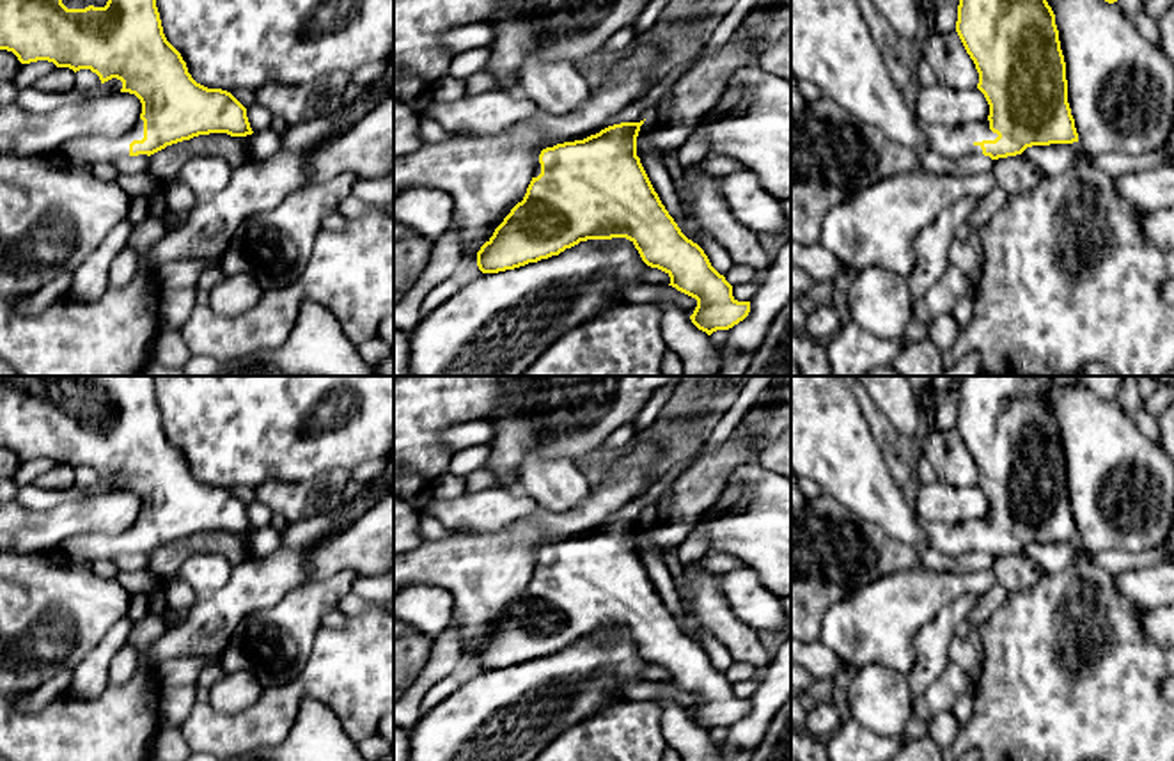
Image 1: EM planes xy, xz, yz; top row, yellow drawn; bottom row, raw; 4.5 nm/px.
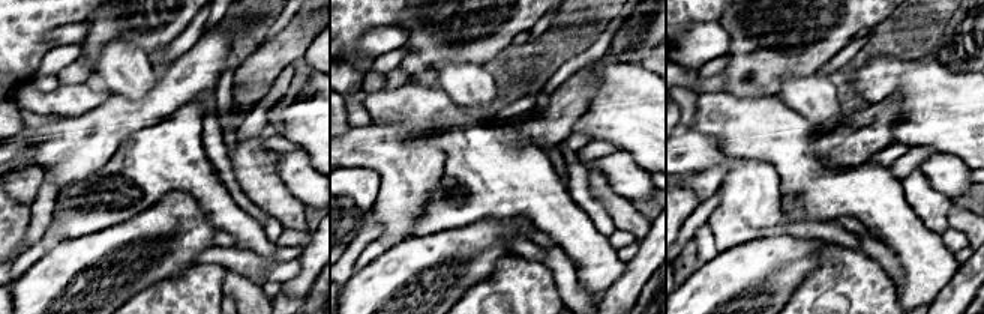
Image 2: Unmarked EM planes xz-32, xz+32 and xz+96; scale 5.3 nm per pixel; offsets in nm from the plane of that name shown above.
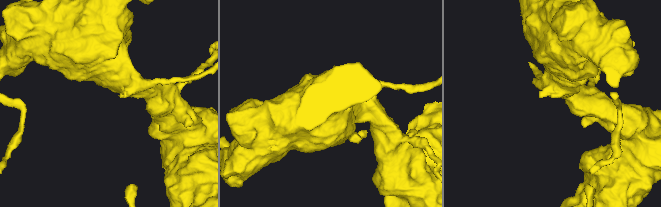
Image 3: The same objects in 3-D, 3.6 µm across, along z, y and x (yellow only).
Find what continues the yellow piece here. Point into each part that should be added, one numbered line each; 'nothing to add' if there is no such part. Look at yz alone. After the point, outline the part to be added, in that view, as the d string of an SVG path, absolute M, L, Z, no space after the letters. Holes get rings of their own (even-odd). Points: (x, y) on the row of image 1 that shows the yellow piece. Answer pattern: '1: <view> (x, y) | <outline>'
1: yz (956, 142) | M919 121L926 135L929 151L947 158L959 160L970 154L982 154L981 142L995 140L998 135L990 129L990 121L970 122L963 126L924 124Z

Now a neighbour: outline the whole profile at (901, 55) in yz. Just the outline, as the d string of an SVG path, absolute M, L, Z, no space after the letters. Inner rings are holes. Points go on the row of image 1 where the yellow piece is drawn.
M855 0L869 34L880 51L885 53L885 67L894 85L906 89L917 71L917 39L899 37L871 0Z

